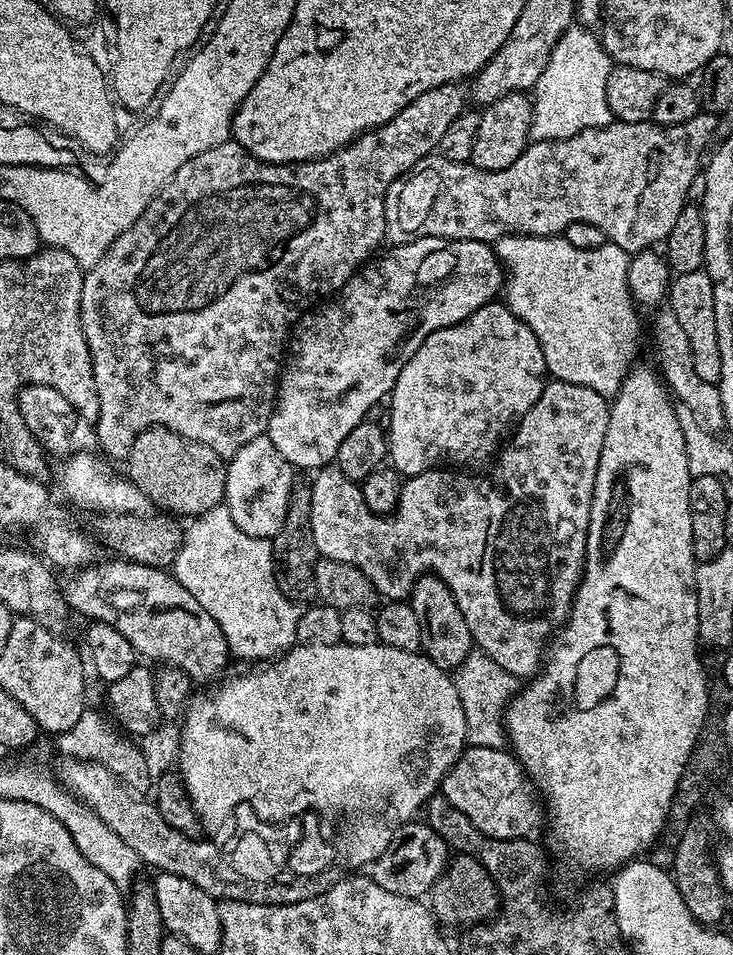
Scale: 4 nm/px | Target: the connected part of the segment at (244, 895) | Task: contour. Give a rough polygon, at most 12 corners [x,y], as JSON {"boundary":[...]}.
{"boundary":[[61,759],[66,791],[138,854],[216,901],[297,904],[337,867],[285,884],[242,878],[211,839],[166,826],[102,764]]}

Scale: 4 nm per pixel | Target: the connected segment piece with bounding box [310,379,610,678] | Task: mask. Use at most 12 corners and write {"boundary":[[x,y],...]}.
{"boundary":[[549,379],[489,476],[431,468],[376,516],[311,477],[323,559],[541,671],[584,574],[609,401]]}

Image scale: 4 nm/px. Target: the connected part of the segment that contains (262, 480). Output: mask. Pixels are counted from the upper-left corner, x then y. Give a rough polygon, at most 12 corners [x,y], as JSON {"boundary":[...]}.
{"boundary":[[265,434],[227,461],[224,504],[251,536],[286,522],[294,469]]}

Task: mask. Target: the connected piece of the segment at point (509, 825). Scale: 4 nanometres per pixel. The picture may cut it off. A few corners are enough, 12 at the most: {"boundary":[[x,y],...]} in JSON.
{"boundary":[[465,747],[438,792],[495,840],[542,824],[508,750]]}

